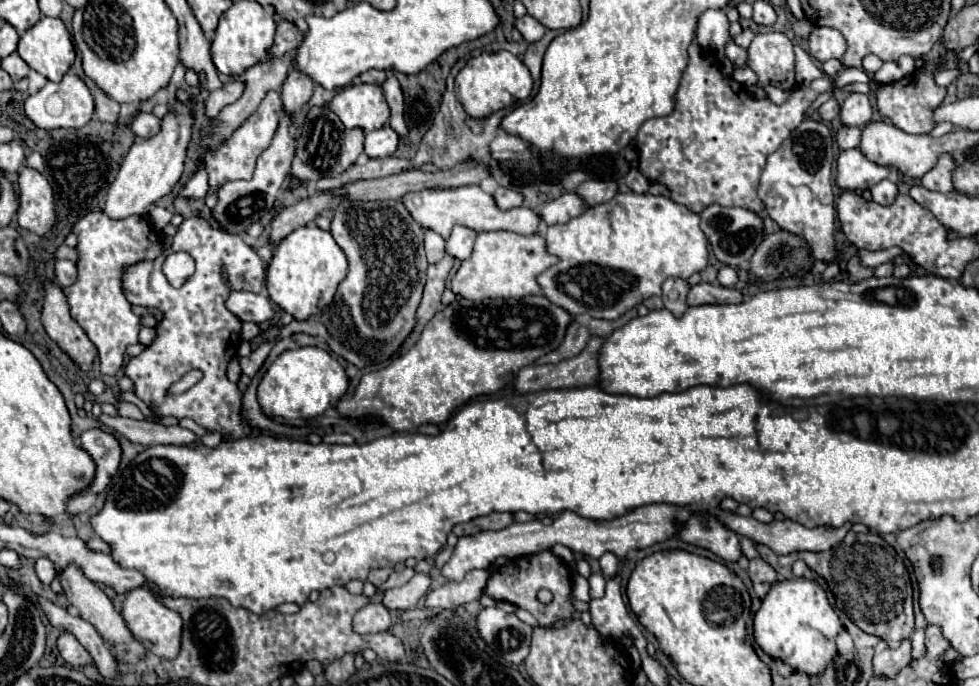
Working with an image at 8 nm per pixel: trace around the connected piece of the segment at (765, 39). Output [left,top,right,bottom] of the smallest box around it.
[747,33,795,91]

